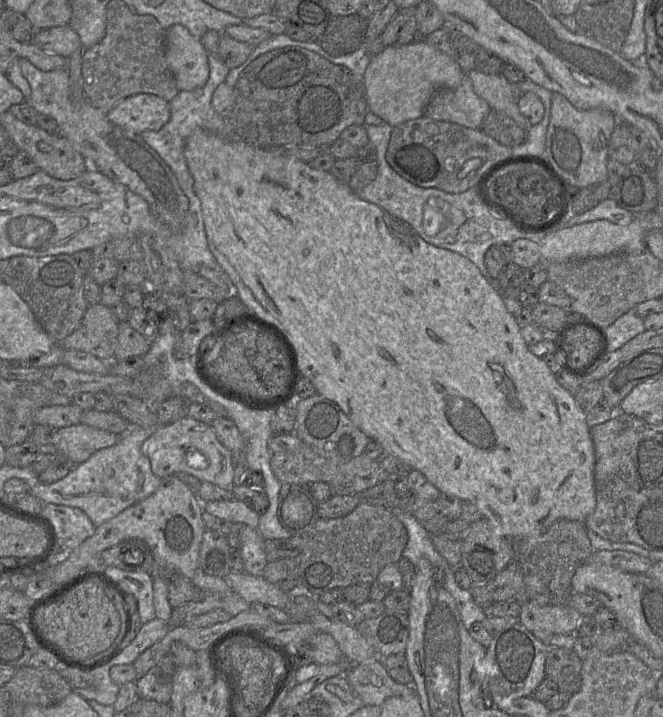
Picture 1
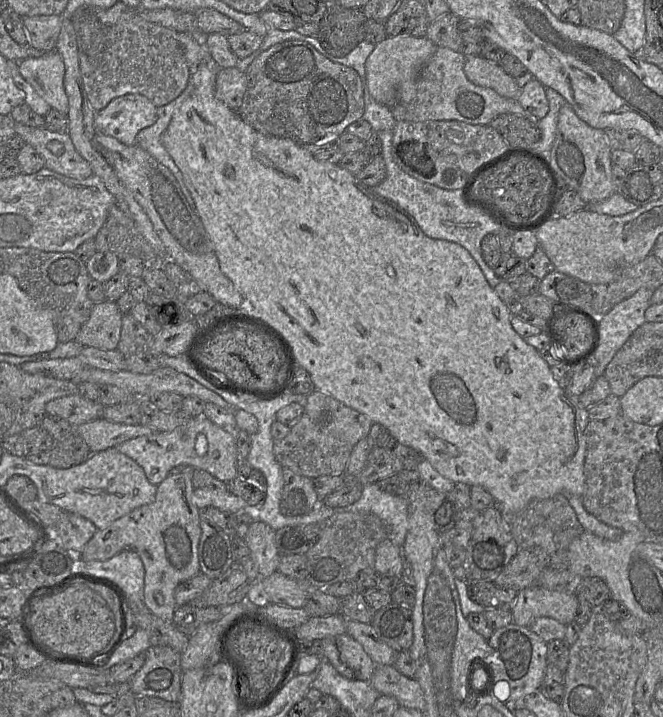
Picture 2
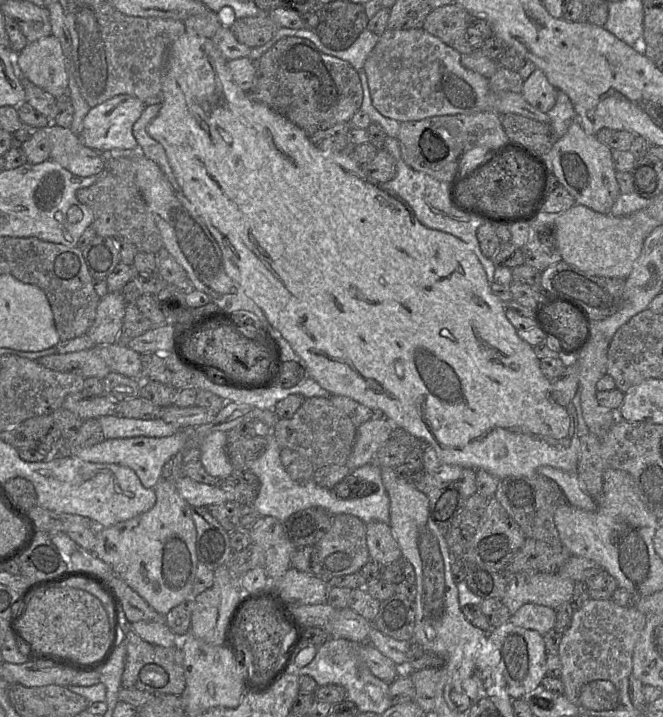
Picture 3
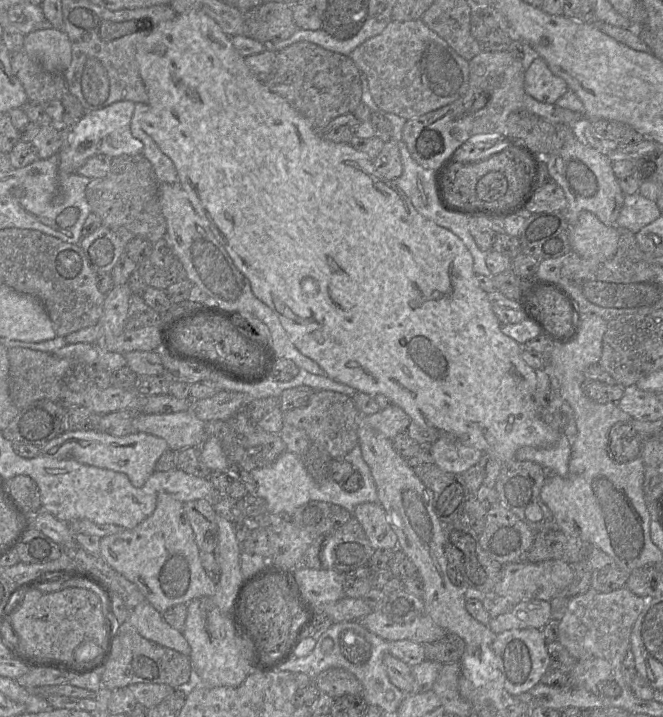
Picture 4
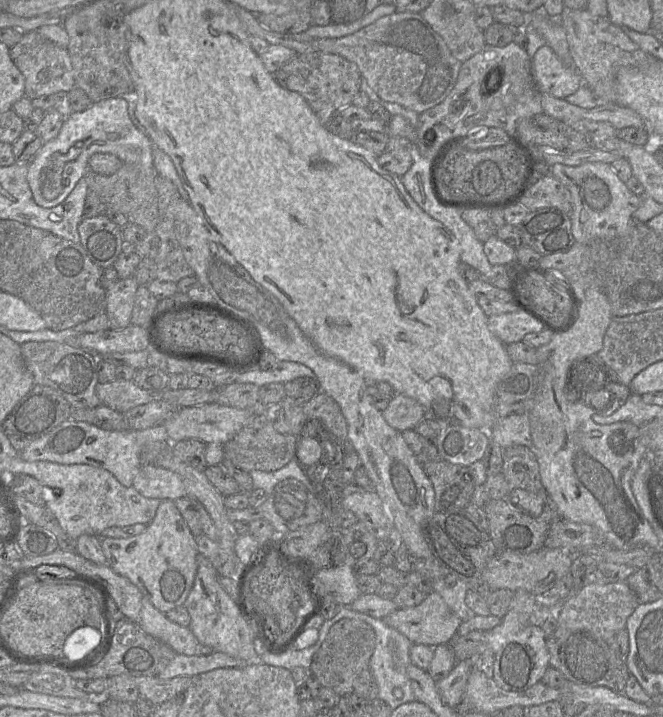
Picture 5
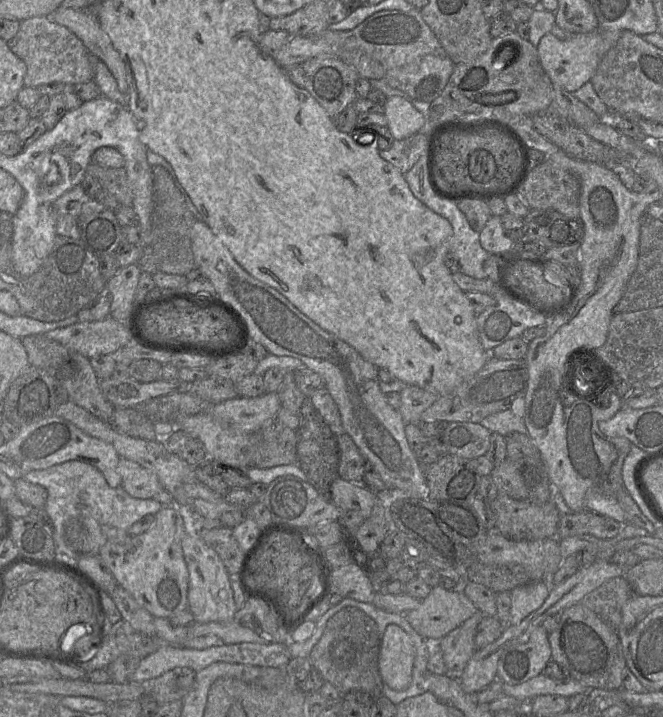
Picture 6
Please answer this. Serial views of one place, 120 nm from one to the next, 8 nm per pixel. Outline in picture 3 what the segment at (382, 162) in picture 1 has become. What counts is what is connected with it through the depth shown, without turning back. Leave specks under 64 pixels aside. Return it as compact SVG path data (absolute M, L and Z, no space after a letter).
M388 137L386 149L396 160L396 176L385 183L377 183L386 192L395 195L405 201L414 211L416 218L426 227L443 231L461 239L475 253L480 261L489 283L494 282L496 266L490 258L485 257L479 246L476 236L477 229L484 223L478 215L459 208L453 201L454 187L443 181L439 181L423 172L416 171L408 166L401 156L399 141L397 138Z

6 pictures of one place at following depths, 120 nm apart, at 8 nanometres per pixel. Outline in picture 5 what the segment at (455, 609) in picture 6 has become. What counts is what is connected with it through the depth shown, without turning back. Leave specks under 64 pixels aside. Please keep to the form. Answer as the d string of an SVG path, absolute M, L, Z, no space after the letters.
M434 591L427 594L421 604L397 609L385 616L383 621L406 636L413 644L431 647L449 643L462 622Z

